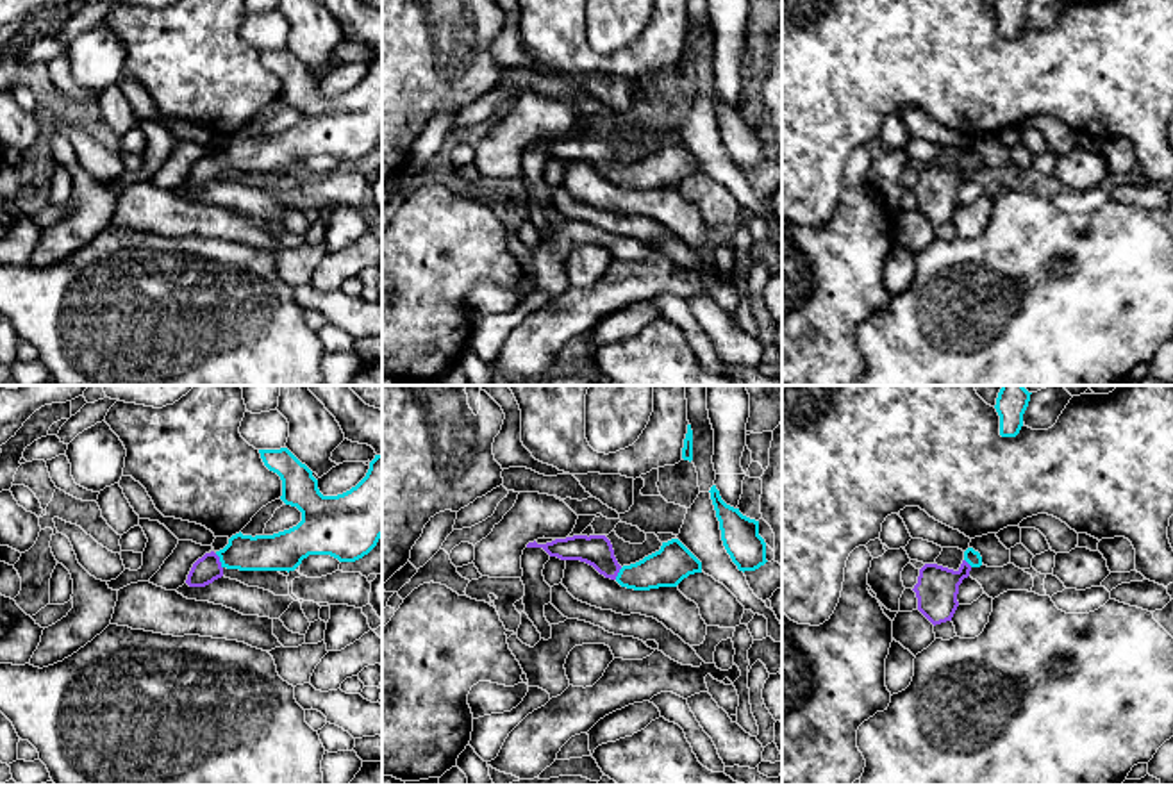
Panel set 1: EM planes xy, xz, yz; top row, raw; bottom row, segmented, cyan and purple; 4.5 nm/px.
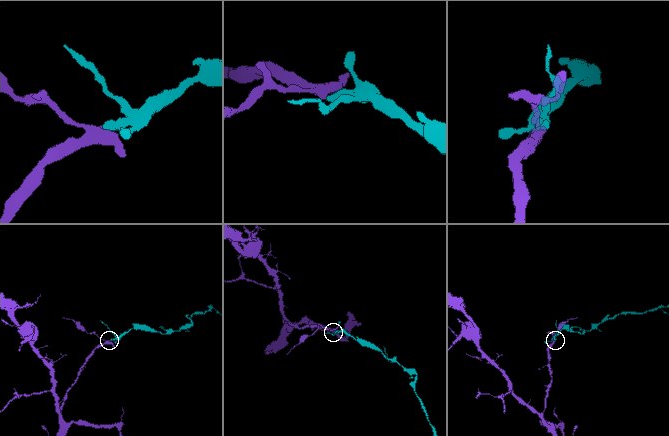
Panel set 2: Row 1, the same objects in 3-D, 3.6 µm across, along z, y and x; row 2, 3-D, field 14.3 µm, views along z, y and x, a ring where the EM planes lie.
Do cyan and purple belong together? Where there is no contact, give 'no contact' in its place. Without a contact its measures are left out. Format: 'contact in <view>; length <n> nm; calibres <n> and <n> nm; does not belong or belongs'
contact in xy; length 80 nm; calibres 160 and 120 nm; belongs

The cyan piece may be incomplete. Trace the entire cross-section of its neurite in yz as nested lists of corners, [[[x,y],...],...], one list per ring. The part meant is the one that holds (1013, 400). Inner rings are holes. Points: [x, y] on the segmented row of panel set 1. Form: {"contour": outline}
{"contour": [[[1002,385],[994,405],[1000,416],[1002,437],[1016,437],[1019,434],[1030,394],[1023,385]]]}

